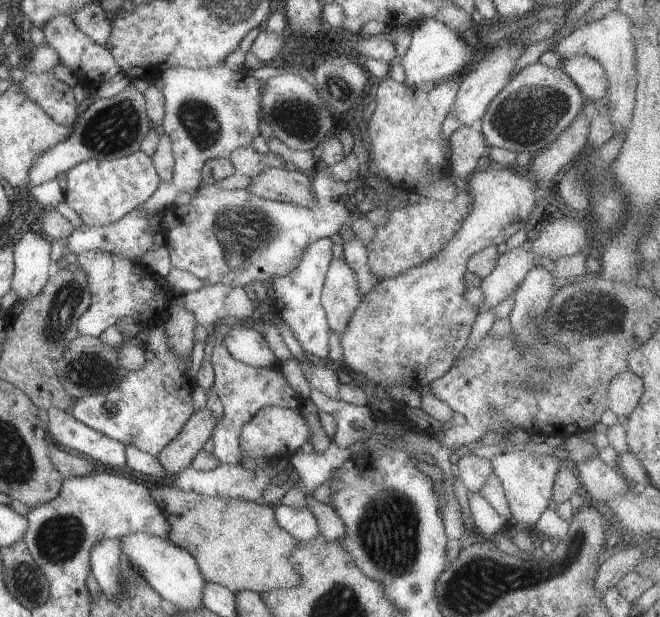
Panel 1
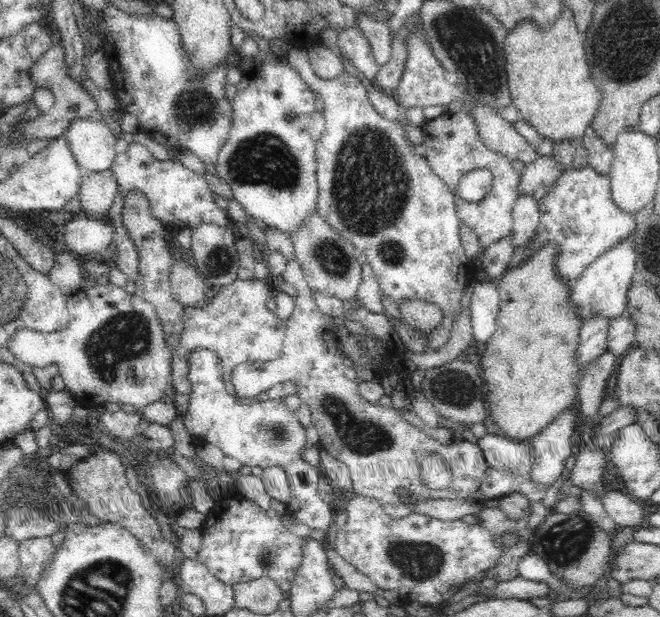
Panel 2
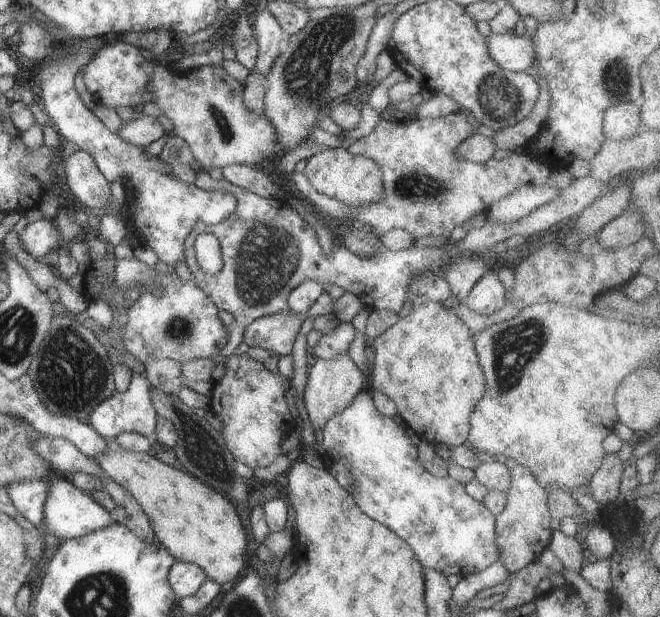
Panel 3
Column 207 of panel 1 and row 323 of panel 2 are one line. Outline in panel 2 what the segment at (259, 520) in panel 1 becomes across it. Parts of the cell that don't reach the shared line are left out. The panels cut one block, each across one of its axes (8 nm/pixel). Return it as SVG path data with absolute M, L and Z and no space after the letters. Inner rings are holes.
M546 245L495 281L501 298L496 332L483 346L484 353L479 365L484 384L488 386L485 399L490 416L507 439L529 440L578 398L581 375L575 352L580 342L582 320L577 317L575 306L569 299L572 287L556 277L556 252L554 245Z

